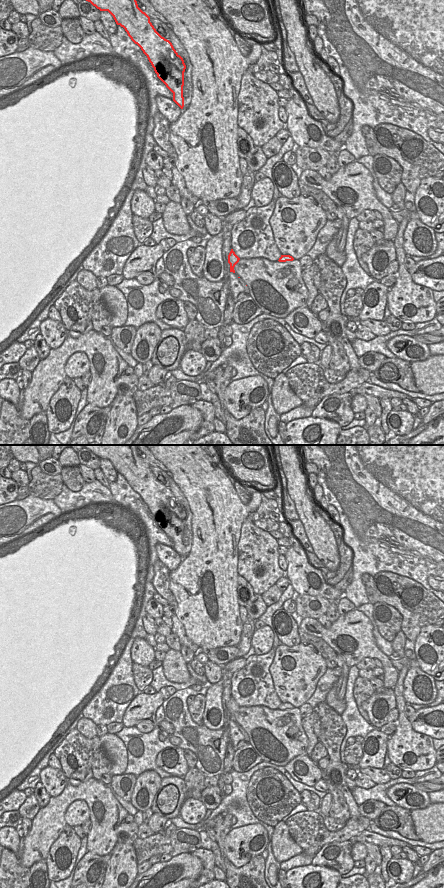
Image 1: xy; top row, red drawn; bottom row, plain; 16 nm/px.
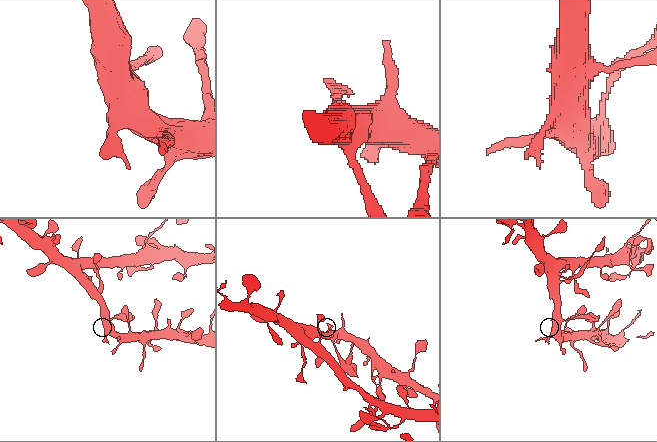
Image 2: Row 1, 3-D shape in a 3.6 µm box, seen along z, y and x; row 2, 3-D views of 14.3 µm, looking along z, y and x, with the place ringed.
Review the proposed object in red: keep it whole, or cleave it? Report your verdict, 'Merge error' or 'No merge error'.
No merge error

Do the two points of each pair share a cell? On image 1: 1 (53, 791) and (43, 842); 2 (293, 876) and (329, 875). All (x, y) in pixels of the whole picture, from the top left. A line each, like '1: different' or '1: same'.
1: different
2: same

